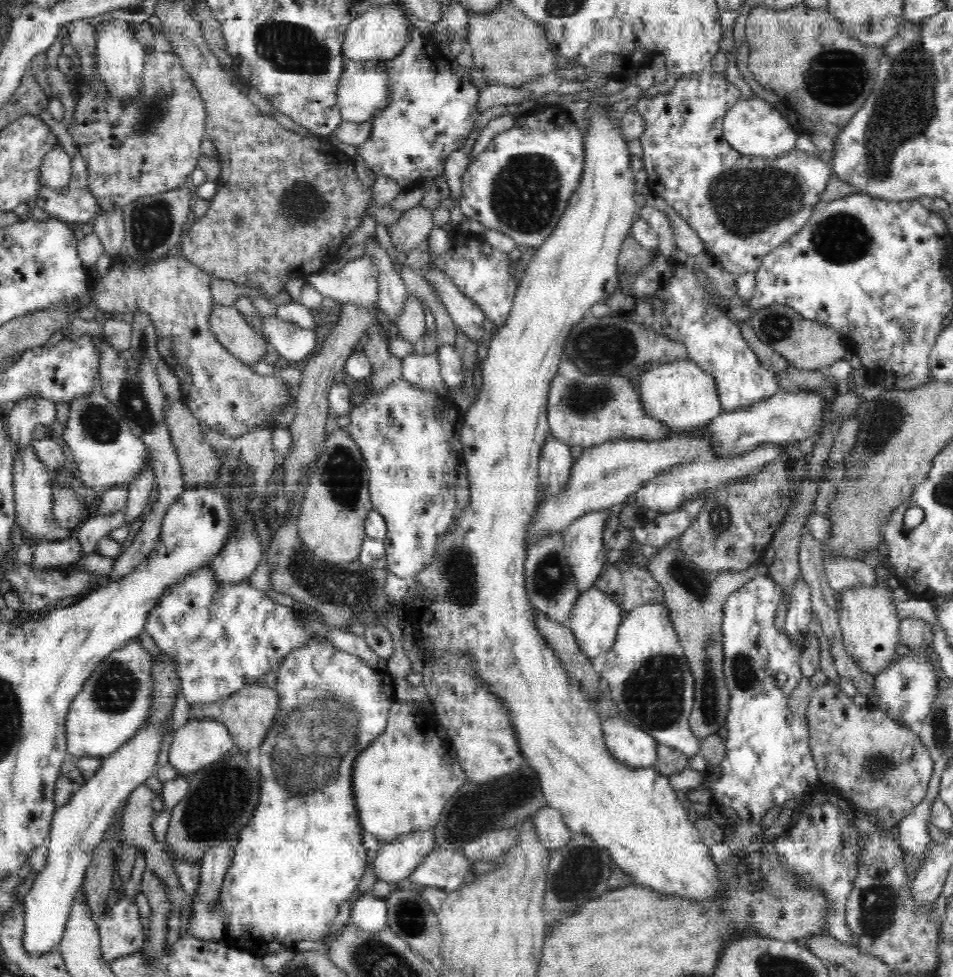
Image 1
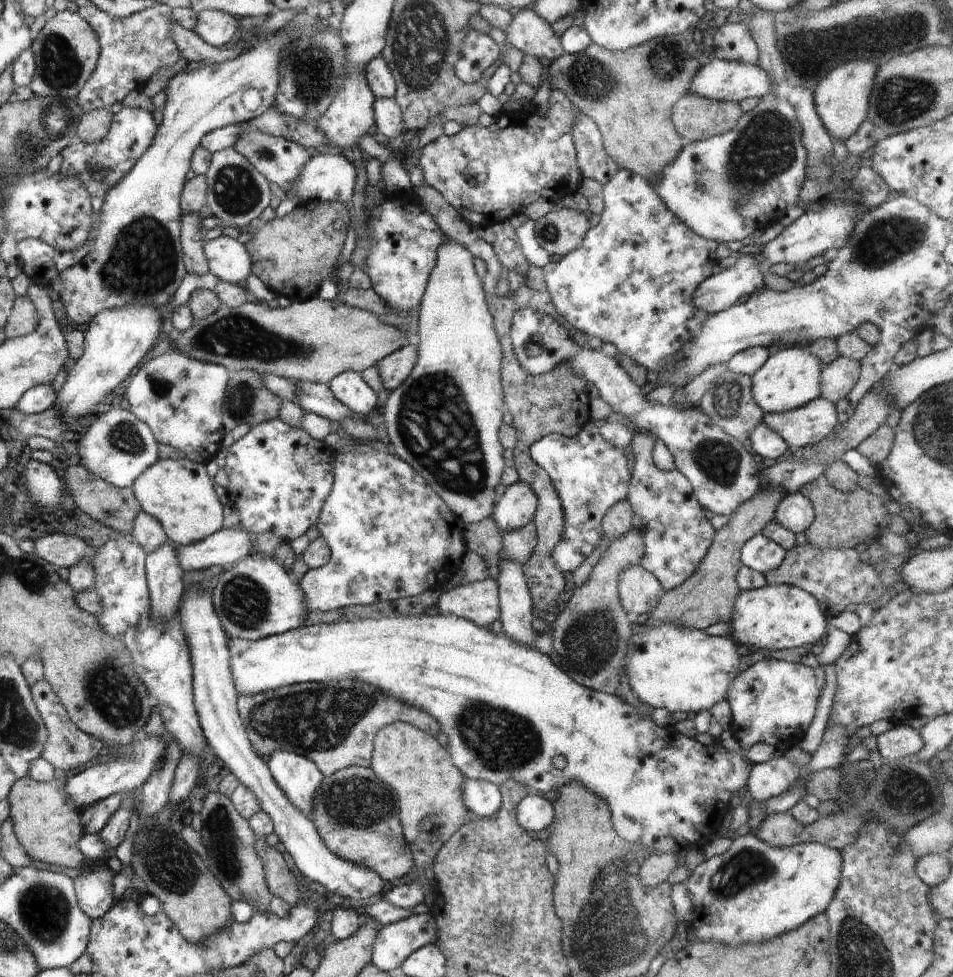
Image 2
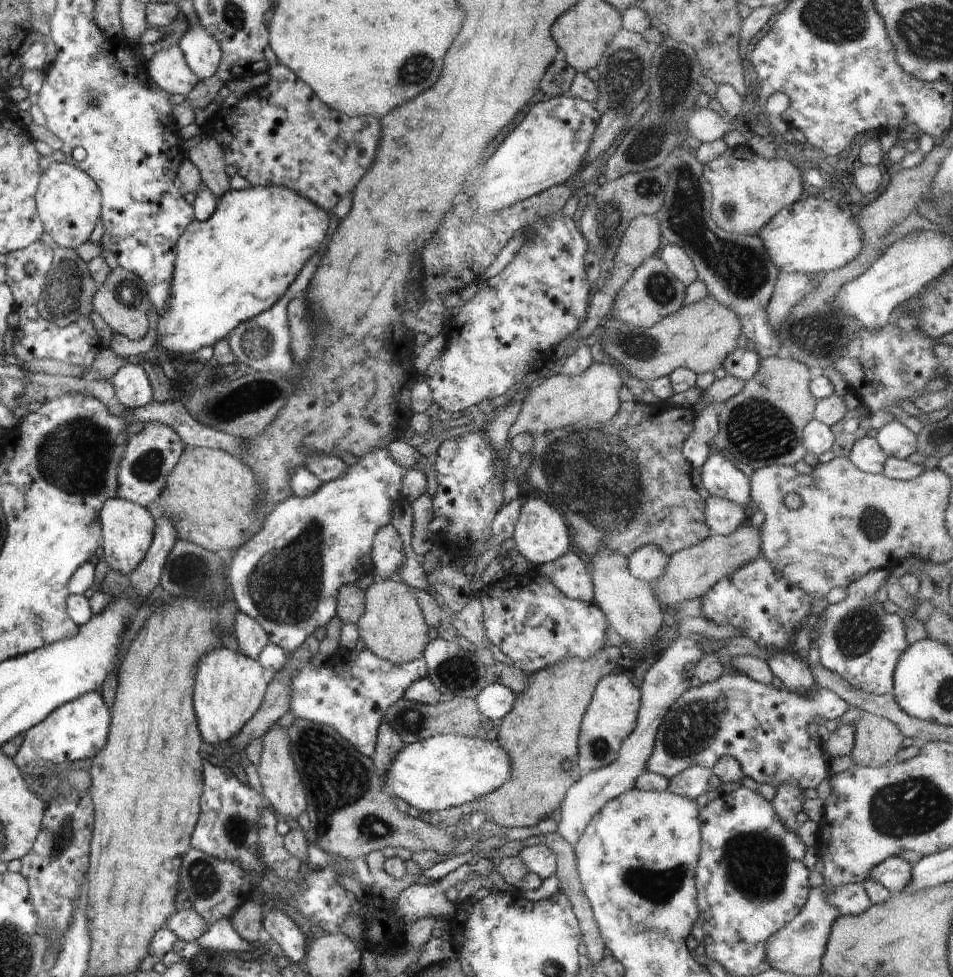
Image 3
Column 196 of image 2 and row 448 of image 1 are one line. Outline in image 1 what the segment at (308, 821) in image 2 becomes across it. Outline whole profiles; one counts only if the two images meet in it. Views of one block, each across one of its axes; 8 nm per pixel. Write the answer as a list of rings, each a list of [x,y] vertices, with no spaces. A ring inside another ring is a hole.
[[[706,433],[693,435],[672,435],[661,439],[614,439],[593,447],[588,447],[571,466],[568,482],[562,492],[546,497],[535,508],[534,516],[527,526],[527,546],[534,540],[561,534],[572,521],[584,516],[588,511],[600,511],[615,504],[625,504],[626,498],[644,486],[646,480],[669,471],[676,464],[690,464],[700,459],[713,458],[712,441]]]

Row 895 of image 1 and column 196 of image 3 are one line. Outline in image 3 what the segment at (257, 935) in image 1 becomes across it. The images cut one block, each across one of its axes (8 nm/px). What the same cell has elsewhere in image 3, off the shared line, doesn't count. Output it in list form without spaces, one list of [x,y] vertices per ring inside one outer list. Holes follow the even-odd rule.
[[[262,186],[262,187],[247,187],[242,190],[228,190],[221,197],[217,197],[216,210],[205,220],[197,221],[194,219],[182,236],[177,240],[176,252],[174,259],[174,274],[172,274],[172,286],[170,286],[170,310],[166,308],[166,312],[159,316],[158,322],[158,345],[162,345],[166,350],[175,352],[175,354],[194,354],[204,346],[214,346],[224,337],[228,337],[231,332],[245,320],[253,319],[261,312],[272,308],[286,294],[286,289],[290,288],[290,284],[304,266],[310,260],[310,256],[314,256],[318,252],[320,244],[326,238],[326,230],[328,230],[329,216],[326,210],[322,210],[314,202],[300,196],[298,192],[292,192],[290,188],[282,186]]]

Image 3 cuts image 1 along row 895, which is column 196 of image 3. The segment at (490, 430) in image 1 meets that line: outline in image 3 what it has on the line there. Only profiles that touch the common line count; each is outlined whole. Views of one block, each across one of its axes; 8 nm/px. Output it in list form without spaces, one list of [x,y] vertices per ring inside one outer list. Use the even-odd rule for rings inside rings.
[[[226,646],[210,650],[200,658],[194,680],[193,704],[204,745],[229,741],[239,733],[262,704],[269,679],[256,660]]]

